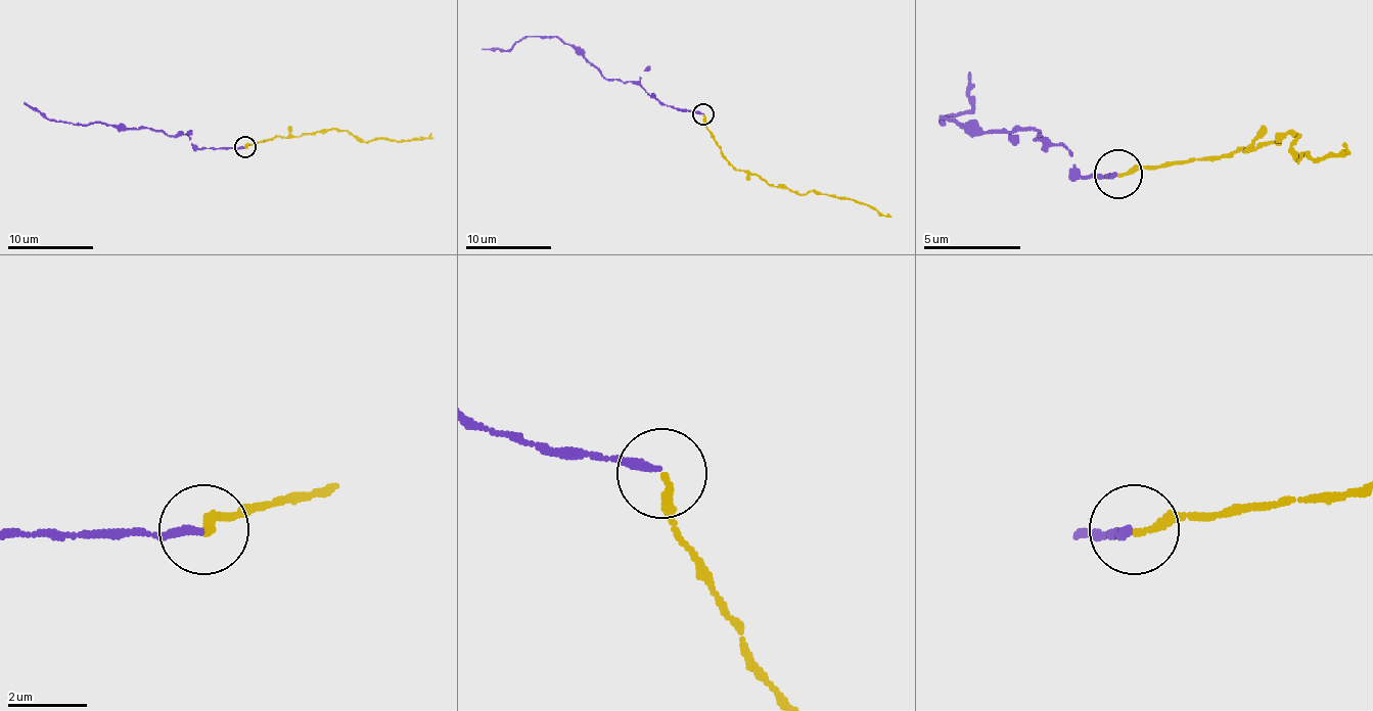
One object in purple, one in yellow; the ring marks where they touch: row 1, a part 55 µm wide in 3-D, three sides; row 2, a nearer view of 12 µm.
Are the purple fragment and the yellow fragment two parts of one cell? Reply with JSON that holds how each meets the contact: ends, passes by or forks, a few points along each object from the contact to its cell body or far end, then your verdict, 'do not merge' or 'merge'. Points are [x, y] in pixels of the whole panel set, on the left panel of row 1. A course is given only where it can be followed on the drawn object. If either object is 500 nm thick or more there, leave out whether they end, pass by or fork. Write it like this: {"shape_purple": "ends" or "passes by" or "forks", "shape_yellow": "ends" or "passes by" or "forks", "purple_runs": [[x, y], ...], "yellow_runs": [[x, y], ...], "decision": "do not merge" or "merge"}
{"shape_purple": "ends", "shape_yellow": "ends", "purple_runs": [[245, 147], [196, 147], [186, 135], [149, 129], [117, 129], [97, 122], [70, 124], [48, 120], [25, 102]], "yellow_runs": [[245, 147], [276, 137], [300, 137], [331, 129], [349, 131], [368, 141], [432, 139]], "decision": "merge"}

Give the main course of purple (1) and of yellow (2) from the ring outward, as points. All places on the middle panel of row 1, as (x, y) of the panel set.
1: (703, 113), (682, 111), (654, 99), (637, 84), (607, 80), (555, 37), (528, 37), (506, 49), (483, 49)
2: (703, 113), (705, 129), (734, 168), (758, 174), (775, 187), (826, 193), (869, 204), (890, 217)

